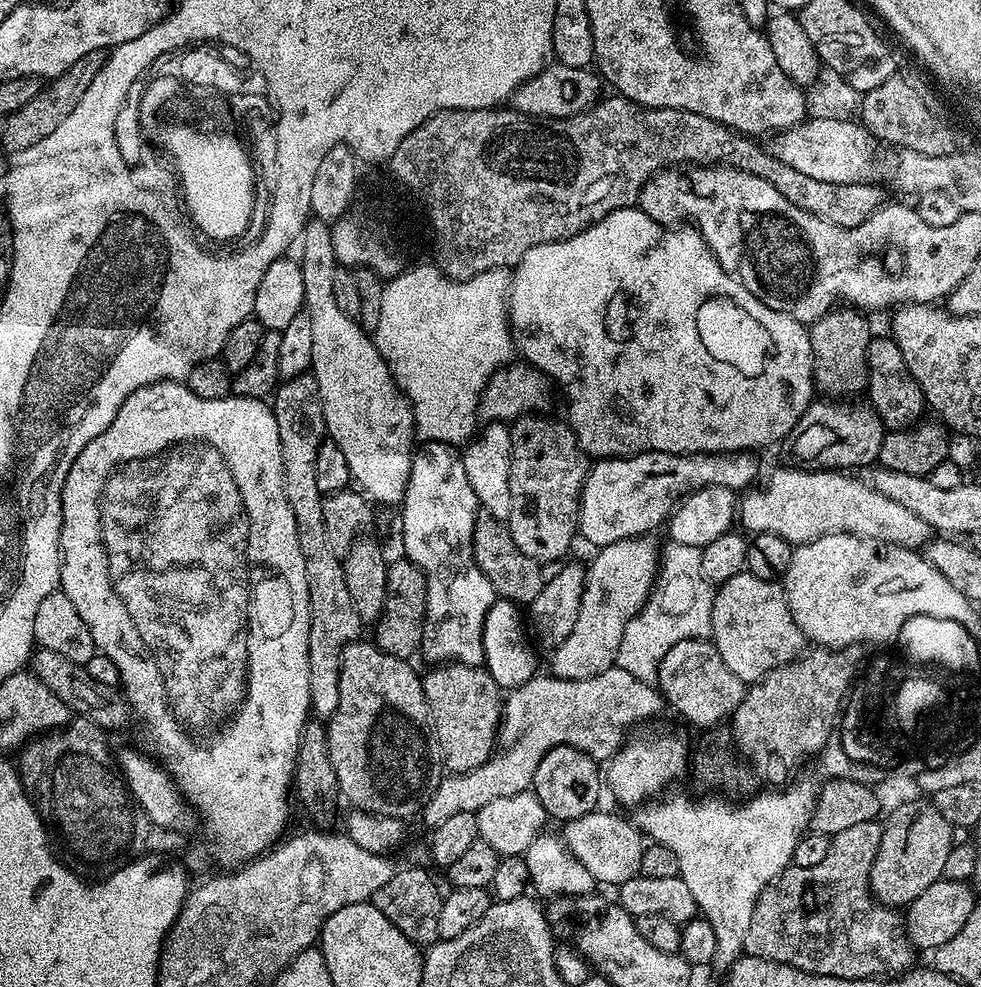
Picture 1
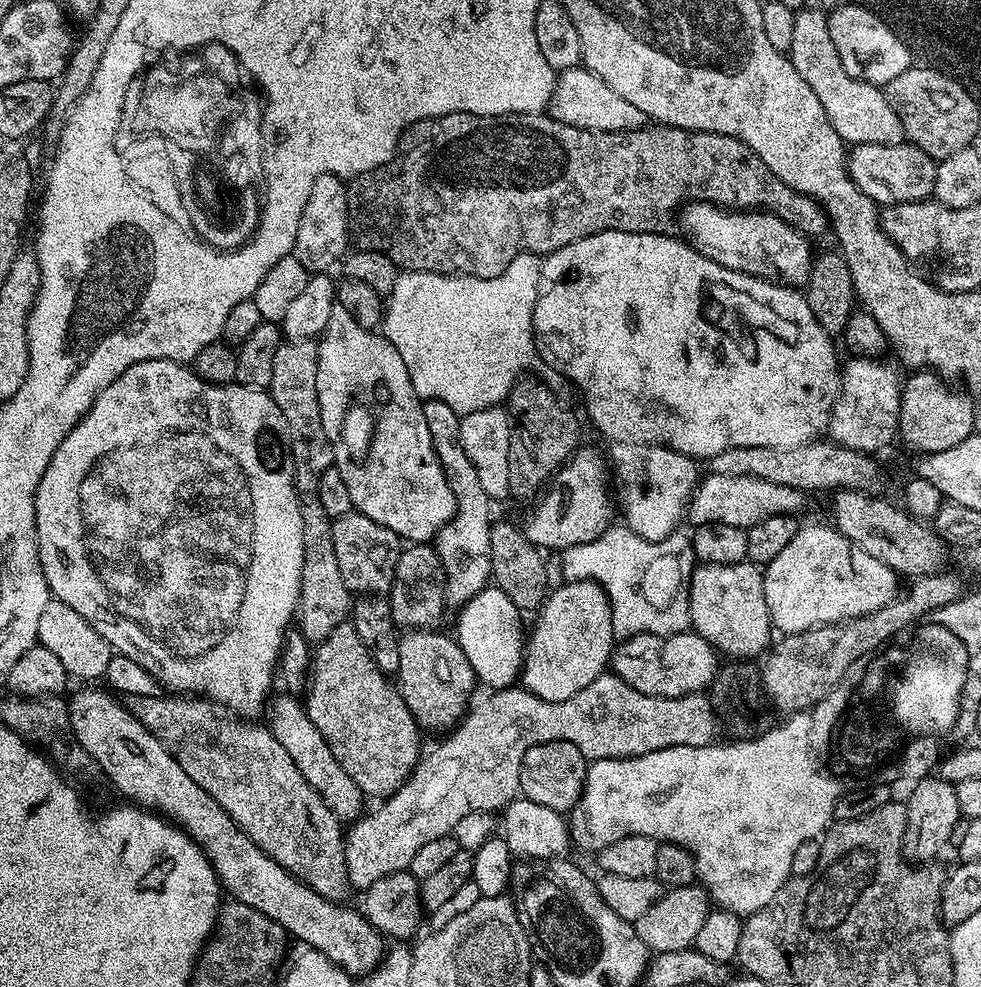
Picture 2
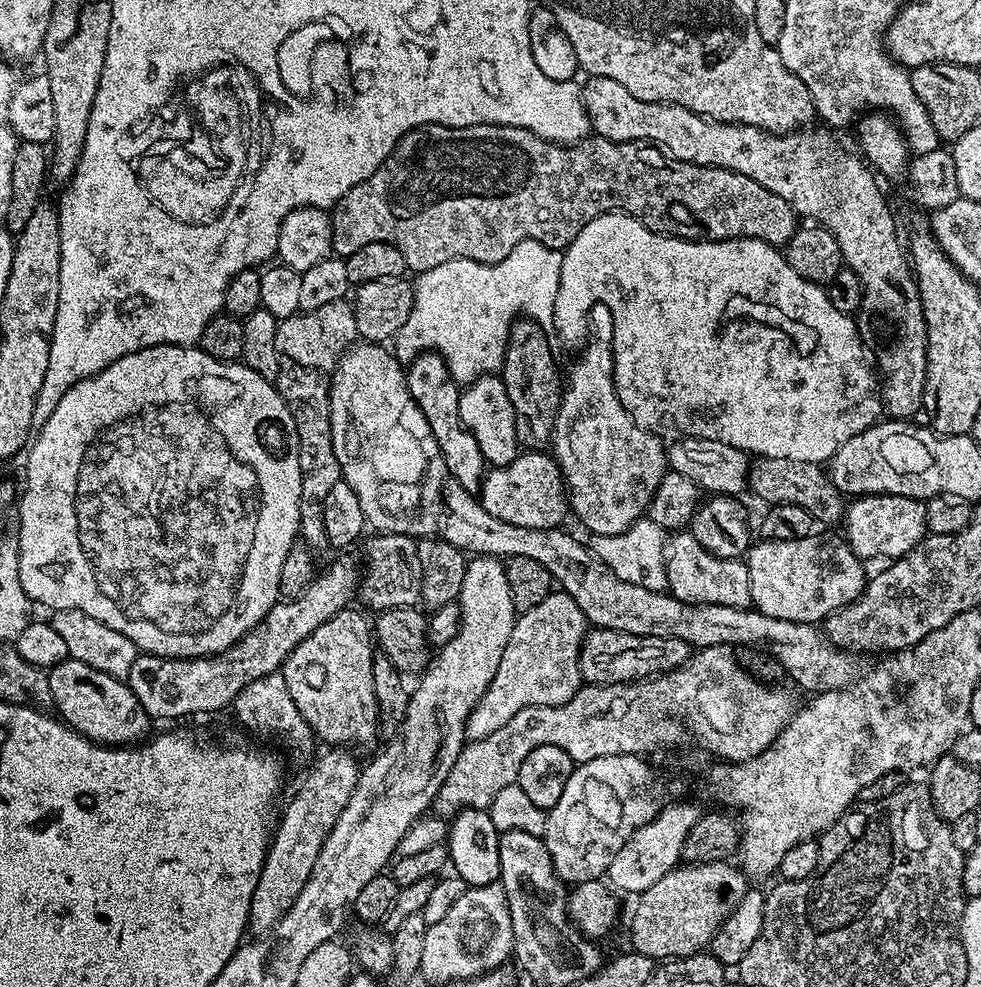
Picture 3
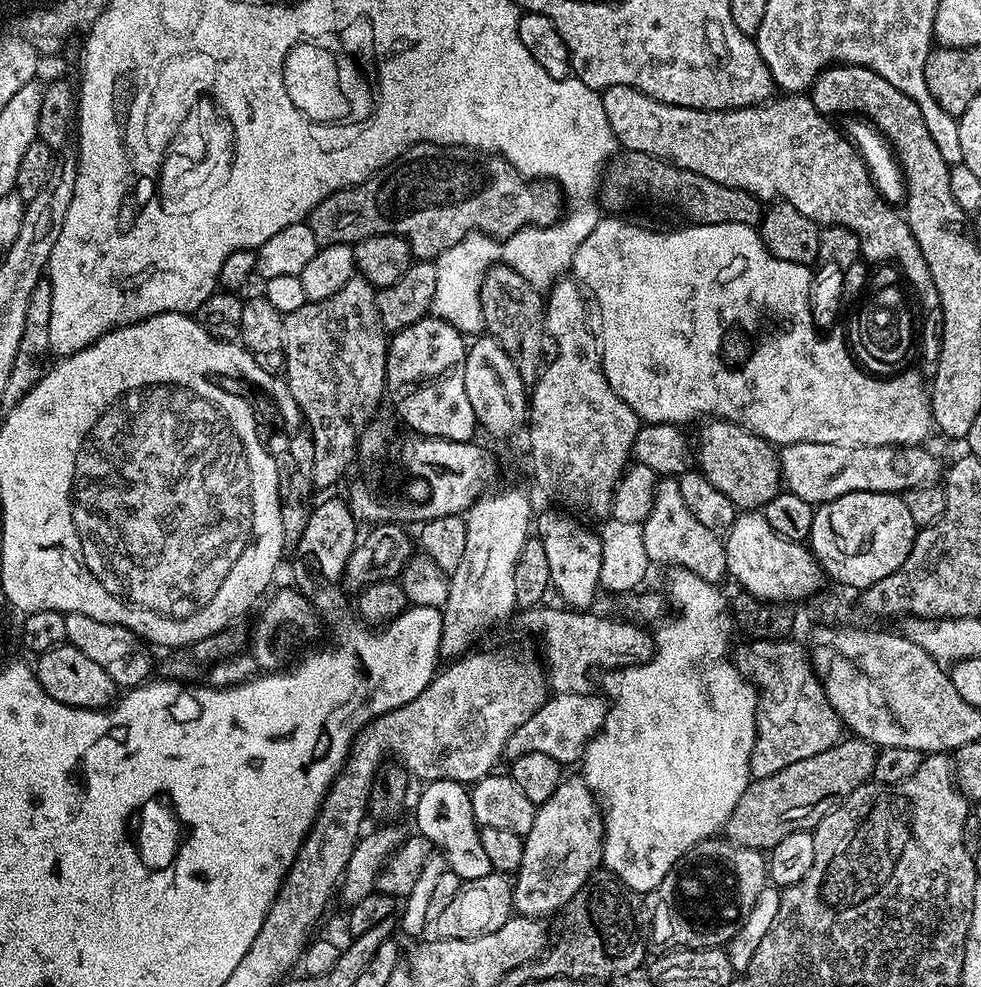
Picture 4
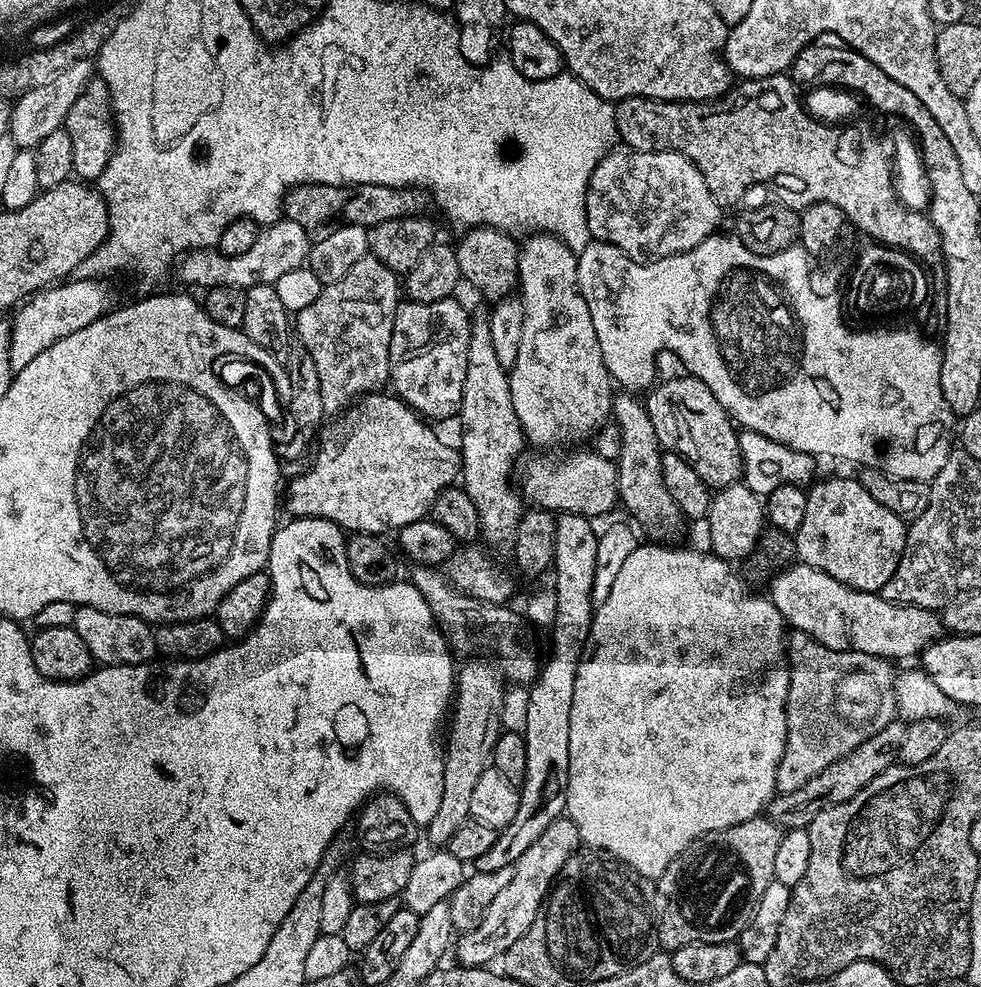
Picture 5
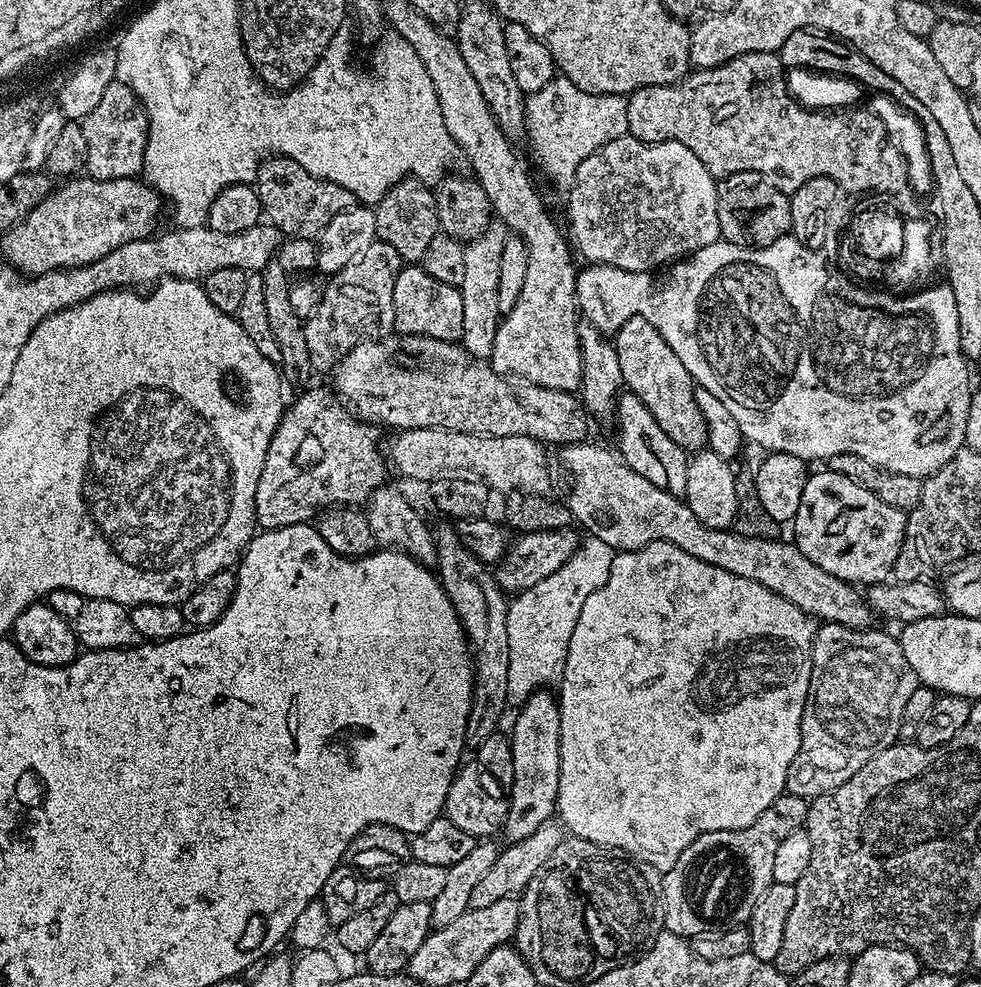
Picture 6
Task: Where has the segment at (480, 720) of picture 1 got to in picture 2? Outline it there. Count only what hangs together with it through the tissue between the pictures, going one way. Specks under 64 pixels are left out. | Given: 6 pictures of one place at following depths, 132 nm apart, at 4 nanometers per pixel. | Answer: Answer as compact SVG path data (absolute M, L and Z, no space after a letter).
M408 630L399 637L397 646L399 663L395 675L400 678L398 679L400 696L406 702L417 724L424 730L448 727L451 729L459 724L470 707L470 701L473 699L472 691L478 688L476 670L470 666L466 654L451 635L443 636L442 633L440 630Z

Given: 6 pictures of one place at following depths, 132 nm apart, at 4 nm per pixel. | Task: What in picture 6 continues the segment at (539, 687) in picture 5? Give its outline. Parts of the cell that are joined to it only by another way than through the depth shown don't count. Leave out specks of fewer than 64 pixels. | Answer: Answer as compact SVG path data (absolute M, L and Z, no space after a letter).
M540 689L517 712L519 714L510 731L515 778L508 789L508 812L502 829L509 843L528 838L540 826L551 821L558 808L557 794L561 782L561 716L555 693Z

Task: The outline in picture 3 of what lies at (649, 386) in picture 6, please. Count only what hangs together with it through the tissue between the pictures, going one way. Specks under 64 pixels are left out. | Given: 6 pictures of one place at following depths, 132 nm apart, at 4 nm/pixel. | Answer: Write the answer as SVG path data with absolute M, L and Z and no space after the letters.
M760 458L751 465L748 472L748 485L750 492L753 492L760 500L765 500L765 505L774 504L797 504L802 506L802 510L806 510L812 515L813 521L824 524L839 525L843 521L846 511L845 497L840 493L832 481L828 479L828 473L821 465L814 462L794 462L790 458Z

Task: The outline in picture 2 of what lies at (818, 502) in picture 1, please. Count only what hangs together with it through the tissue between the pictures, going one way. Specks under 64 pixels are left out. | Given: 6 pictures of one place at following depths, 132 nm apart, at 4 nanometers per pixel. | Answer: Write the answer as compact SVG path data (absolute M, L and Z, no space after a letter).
M712 472L705 475L697 484L696 489L692 492L692 500L688 504L688 511L686 513L687 523L692 523L692 526L699 526L701 524L725 524L726 526L738 526L739 528L747 530L750 526L754 526L754 522L762 522L762 518L770 518L774 514L782 514L783 516L791 516L793 514L800 514L800 511L804 508L804 499L806 499L805 493L798 489L792 489L790 486L776 485L774 482L764 481L760 477L754 476L723 476L720 473Z

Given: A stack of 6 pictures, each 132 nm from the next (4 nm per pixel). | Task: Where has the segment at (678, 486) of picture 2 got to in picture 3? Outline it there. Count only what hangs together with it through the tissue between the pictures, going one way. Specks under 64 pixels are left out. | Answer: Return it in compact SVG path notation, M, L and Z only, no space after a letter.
M596 348L586 349L577 358L576 365L566 372L550 452L556 457L556 465L564 475L571 515L576 515L592 531L593 537L622 534L635 520L641 519L647 513L648 503L654 498L665 472L669 471L668 454L661 437L642 430L616 396L611 351L599 352Z

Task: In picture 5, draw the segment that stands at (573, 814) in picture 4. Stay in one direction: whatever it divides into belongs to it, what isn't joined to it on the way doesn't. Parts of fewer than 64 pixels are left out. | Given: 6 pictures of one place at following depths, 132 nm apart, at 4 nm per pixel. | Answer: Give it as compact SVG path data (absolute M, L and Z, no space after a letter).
M558 819L543 830L538 840L516 860L510 882L506 882L506 887L494 897L494 902L490 902L478 926L455 937L455 963L465 968L483 968L491 965L491 960L499 961L504 952L510 950L510 946L514 946L526 930L530 930L530 922L534 922L540 912L544 897L548 895L556 876L581 844L578 830L570 819Z

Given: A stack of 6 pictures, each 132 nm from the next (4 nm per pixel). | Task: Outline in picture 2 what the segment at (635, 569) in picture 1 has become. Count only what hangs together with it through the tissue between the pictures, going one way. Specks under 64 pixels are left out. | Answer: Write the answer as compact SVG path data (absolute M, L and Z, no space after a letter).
M593 579L569 580L561 585L561 588L553 587L549 591L547 600L539 609L540 617L533 628L531 625L524 653L523 687L546 702L566 702L566 698L574 698L578 690L586 690L594 678L605 675L614 651L612 607L604 587Z

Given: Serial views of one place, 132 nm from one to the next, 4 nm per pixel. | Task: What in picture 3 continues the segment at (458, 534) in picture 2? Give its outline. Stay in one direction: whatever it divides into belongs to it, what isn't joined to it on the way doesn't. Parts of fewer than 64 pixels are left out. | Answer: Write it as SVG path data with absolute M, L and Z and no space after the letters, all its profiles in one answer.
M423 351L413 358L407 365L406 375L410 398L422 410L422 414L426 414L426 422L430 422L430 434L434 434L434 442L438 442L438 450L442 450L446 470L467 492L479 493L486 465L482 450L478 450L478 442L474 442L474 434L464 429L464 423L458 414L461 385L457 384L446 362L436 352Z

